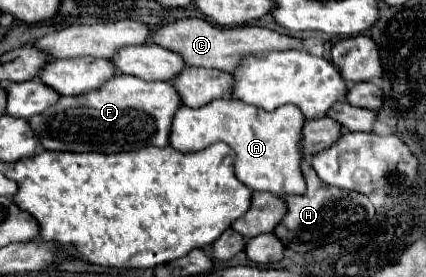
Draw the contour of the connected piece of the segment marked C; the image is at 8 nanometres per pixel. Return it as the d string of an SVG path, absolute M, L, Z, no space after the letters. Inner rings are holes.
M179 19L173 23L161 23L153 29L151 41L159 47L165 47L185 61L191 67L207 67L231 73L237 67L237 61L243 55L261 53L261 51L279 51L279 49L303 49L303 41L287 35L279 35L265 27L241 25L241 27L215 27L203 19Z

